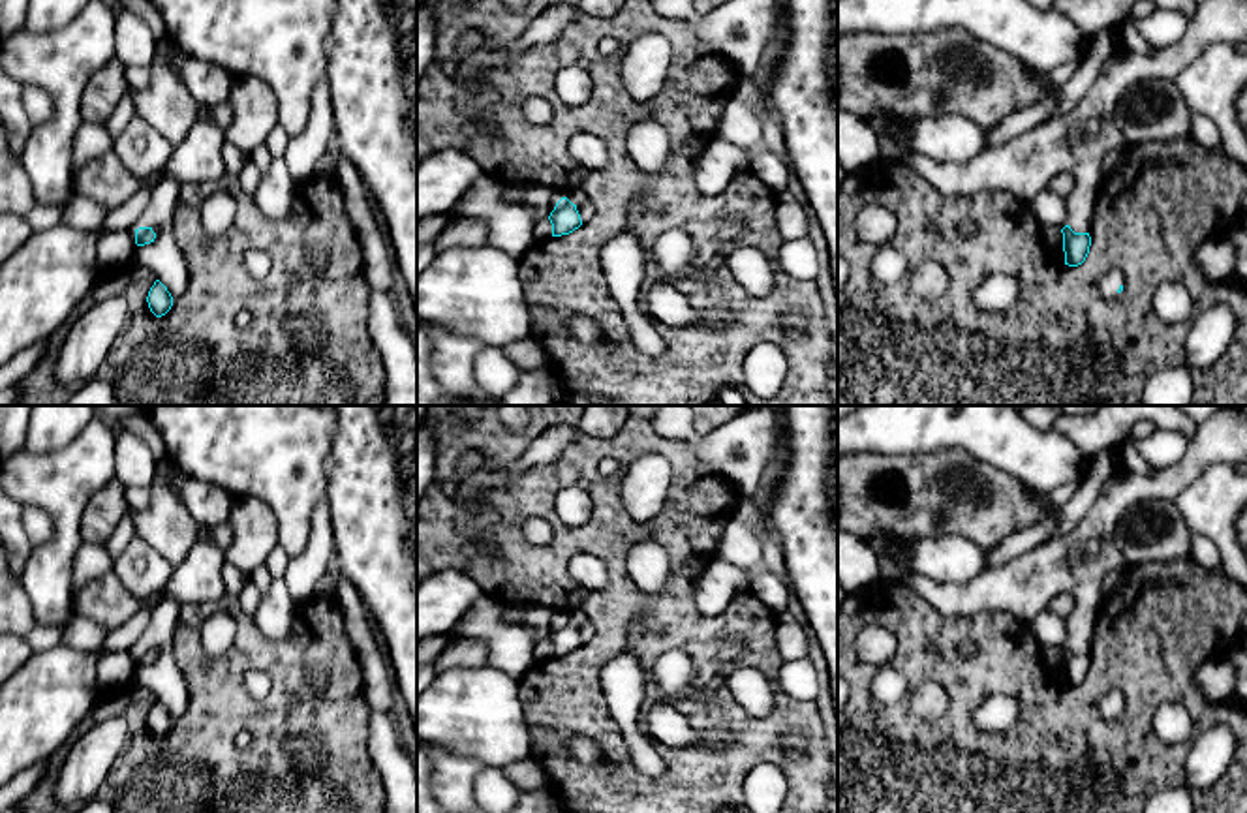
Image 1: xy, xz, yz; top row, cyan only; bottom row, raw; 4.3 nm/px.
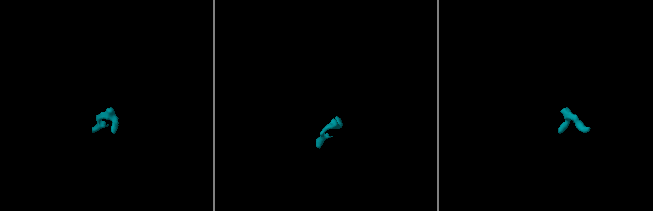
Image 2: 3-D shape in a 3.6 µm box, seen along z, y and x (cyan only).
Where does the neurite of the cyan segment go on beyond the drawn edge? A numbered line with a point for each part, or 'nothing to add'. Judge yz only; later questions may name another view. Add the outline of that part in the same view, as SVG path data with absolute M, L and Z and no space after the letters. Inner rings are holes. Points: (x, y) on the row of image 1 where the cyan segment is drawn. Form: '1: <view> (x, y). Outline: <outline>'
1: yz (1108, 286). Outline: M1110 270L1101 282L1101 295L1108 300L1116 300L1119 297L1117 289L1123 285L1123 274L1119 270Z

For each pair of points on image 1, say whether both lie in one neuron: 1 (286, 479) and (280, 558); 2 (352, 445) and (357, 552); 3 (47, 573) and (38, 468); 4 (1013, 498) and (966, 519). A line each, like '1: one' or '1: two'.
1: two
2: one
3: one
4: one

